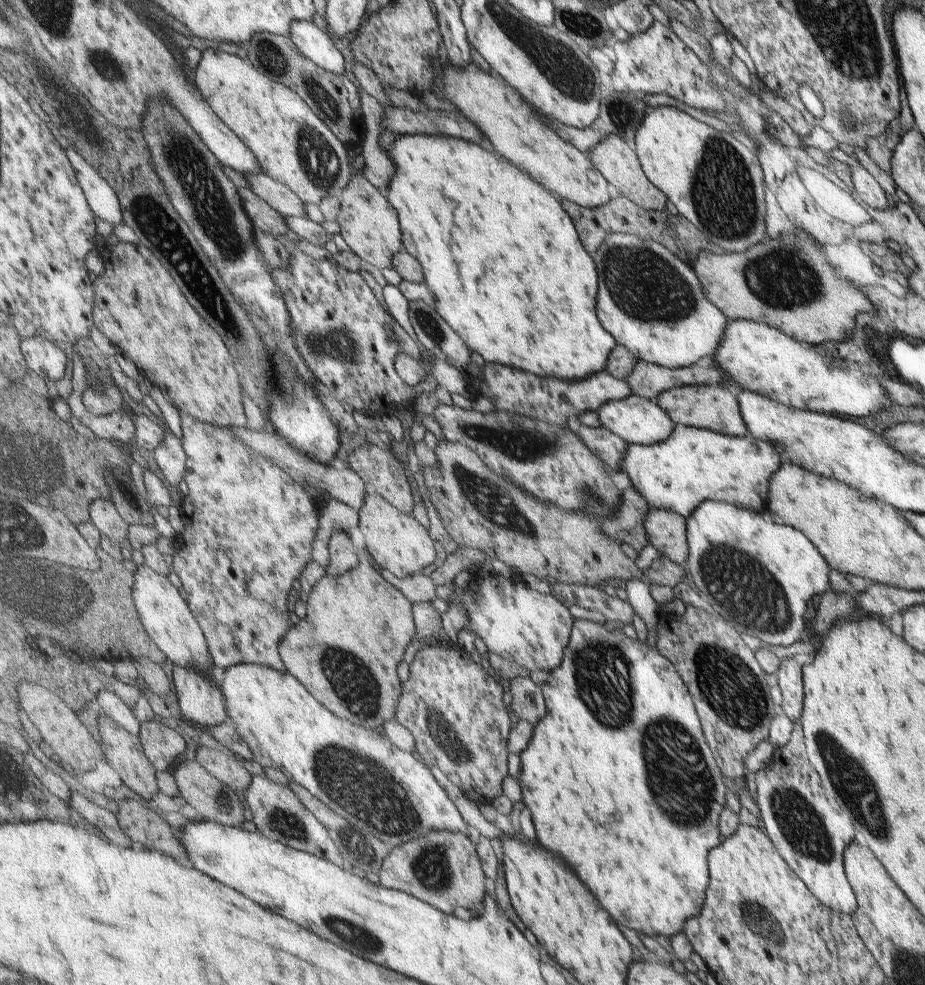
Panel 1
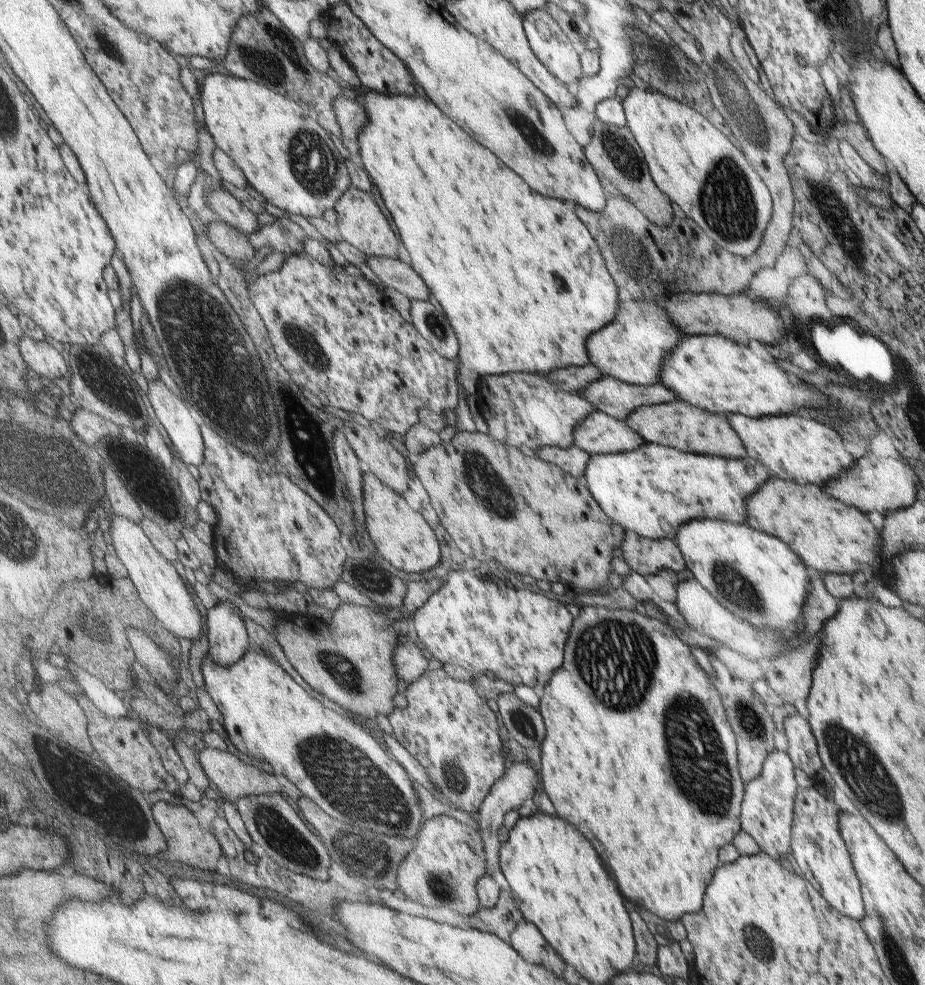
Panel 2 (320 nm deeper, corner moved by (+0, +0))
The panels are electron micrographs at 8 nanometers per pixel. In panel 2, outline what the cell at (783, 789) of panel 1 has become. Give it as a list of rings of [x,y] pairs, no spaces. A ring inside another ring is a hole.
[[[815,788],[801,789],[797,795],[797,824],[793,827],[793,844],[790,853],[805,880],[810,880],[814,889],[824,896],[837,912],[859,922],[863,919],[864,906],[855,876],[853,865],[849,862],[849,853],[843,846],[837,828],[837,806],[831,797],[824,797]]]

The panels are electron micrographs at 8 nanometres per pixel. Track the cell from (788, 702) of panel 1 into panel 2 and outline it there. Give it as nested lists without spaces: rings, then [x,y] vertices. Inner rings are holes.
[[[789,714],[784,718],[784,733],[787,738],[786,752],[792,758],[793,766],[813,778],[822,770],[814,736],[803,716]]]

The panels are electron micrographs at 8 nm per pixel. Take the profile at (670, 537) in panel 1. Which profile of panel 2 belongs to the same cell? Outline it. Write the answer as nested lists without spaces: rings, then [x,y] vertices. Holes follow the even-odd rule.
[[[629,531],[621,550],[629,570],[643,577],[657,574],[661,568],[677,573],[687,567],[675,541],[646,539]]]

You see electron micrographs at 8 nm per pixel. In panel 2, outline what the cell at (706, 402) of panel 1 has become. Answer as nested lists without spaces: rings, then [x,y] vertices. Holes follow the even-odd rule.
[[[677,399],[668,403],[645,405],[636,408],[625,420],[645,443],[663,445],[684,453],[723,457],[725,459],[745,458],[744,445],[737,432],[731,428],[728,417],[698,409]]]

